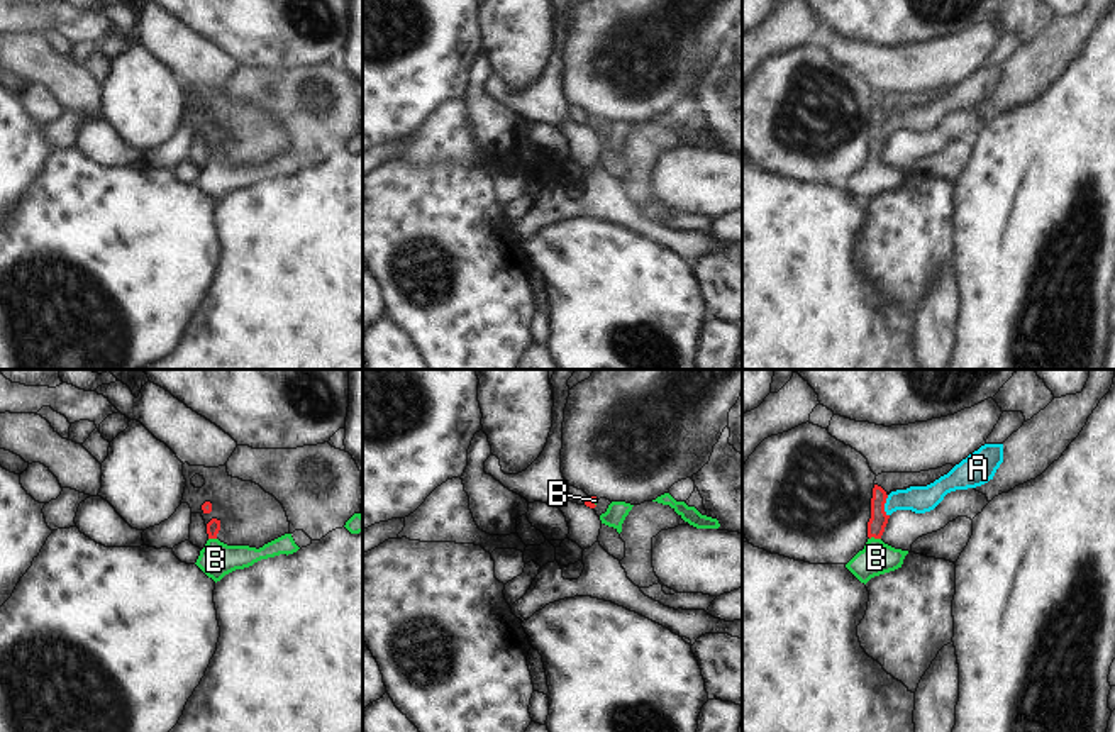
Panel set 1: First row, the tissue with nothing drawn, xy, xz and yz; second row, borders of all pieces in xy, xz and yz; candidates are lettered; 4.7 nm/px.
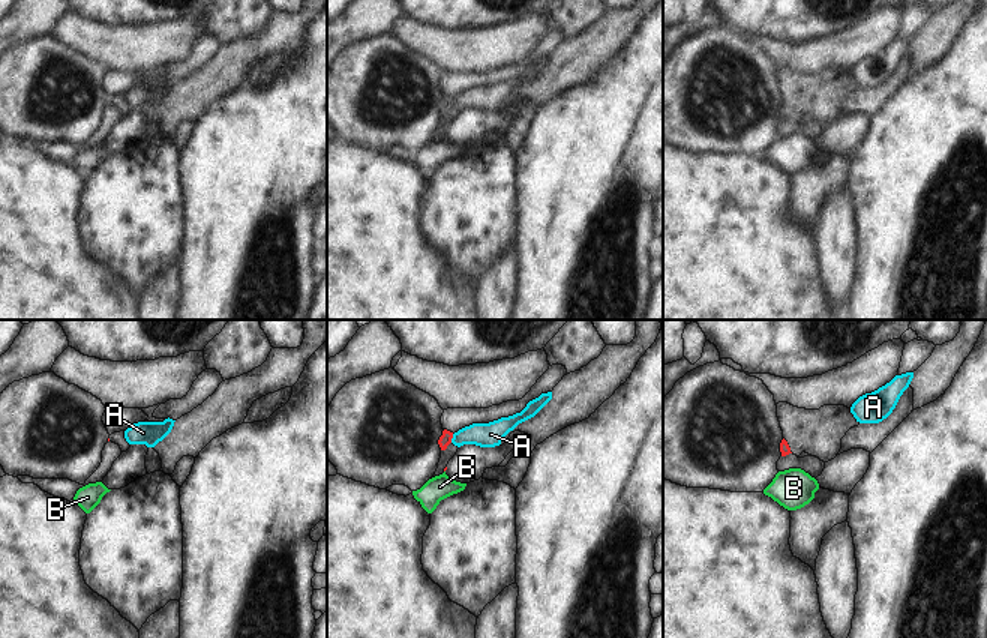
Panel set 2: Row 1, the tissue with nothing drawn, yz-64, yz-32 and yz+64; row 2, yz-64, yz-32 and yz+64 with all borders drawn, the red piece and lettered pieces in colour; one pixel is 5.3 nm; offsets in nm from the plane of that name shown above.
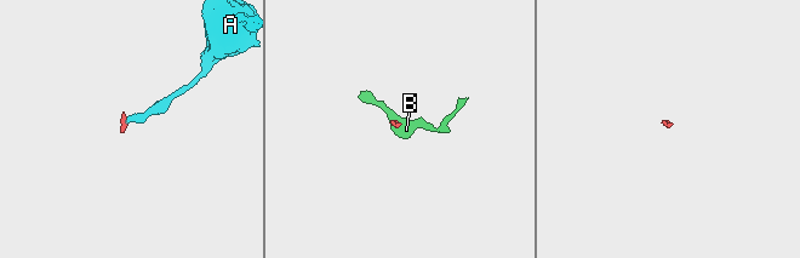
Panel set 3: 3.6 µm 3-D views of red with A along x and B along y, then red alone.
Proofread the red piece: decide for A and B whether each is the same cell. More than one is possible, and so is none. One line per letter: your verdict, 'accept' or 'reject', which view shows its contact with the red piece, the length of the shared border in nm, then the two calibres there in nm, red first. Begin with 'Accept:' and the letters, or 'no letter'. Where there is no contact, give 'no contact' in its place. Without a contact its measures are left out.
Accept: A, B
A: accept; contact in yz; length 100 nm; calibres 90 and 130 nm
B: accept; contact in yz; length 60 nm; calibres 90 and 160 nm

